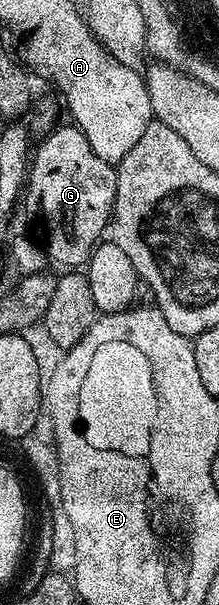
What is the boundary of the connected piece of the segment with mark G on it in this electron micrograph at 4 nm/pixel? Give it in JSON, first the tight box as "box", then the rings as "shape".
{"box":[26,125,116,269],"shape":[[[75,125],[68,127],[57,126],[49,130],[48,135],[35,148],[30,159],[30,170],[26,184],[26,201],[34,210],[40,211],[44,218],[44,241],[49,260],[54,264],[61,263],[64,269],[80,269],[87,264],[93,251],[105,238],[110,227],[112,209],[116,205],[116,167],[111,163],[102,161],[94,149],[90,149],[90,141],[80,132]]]}

